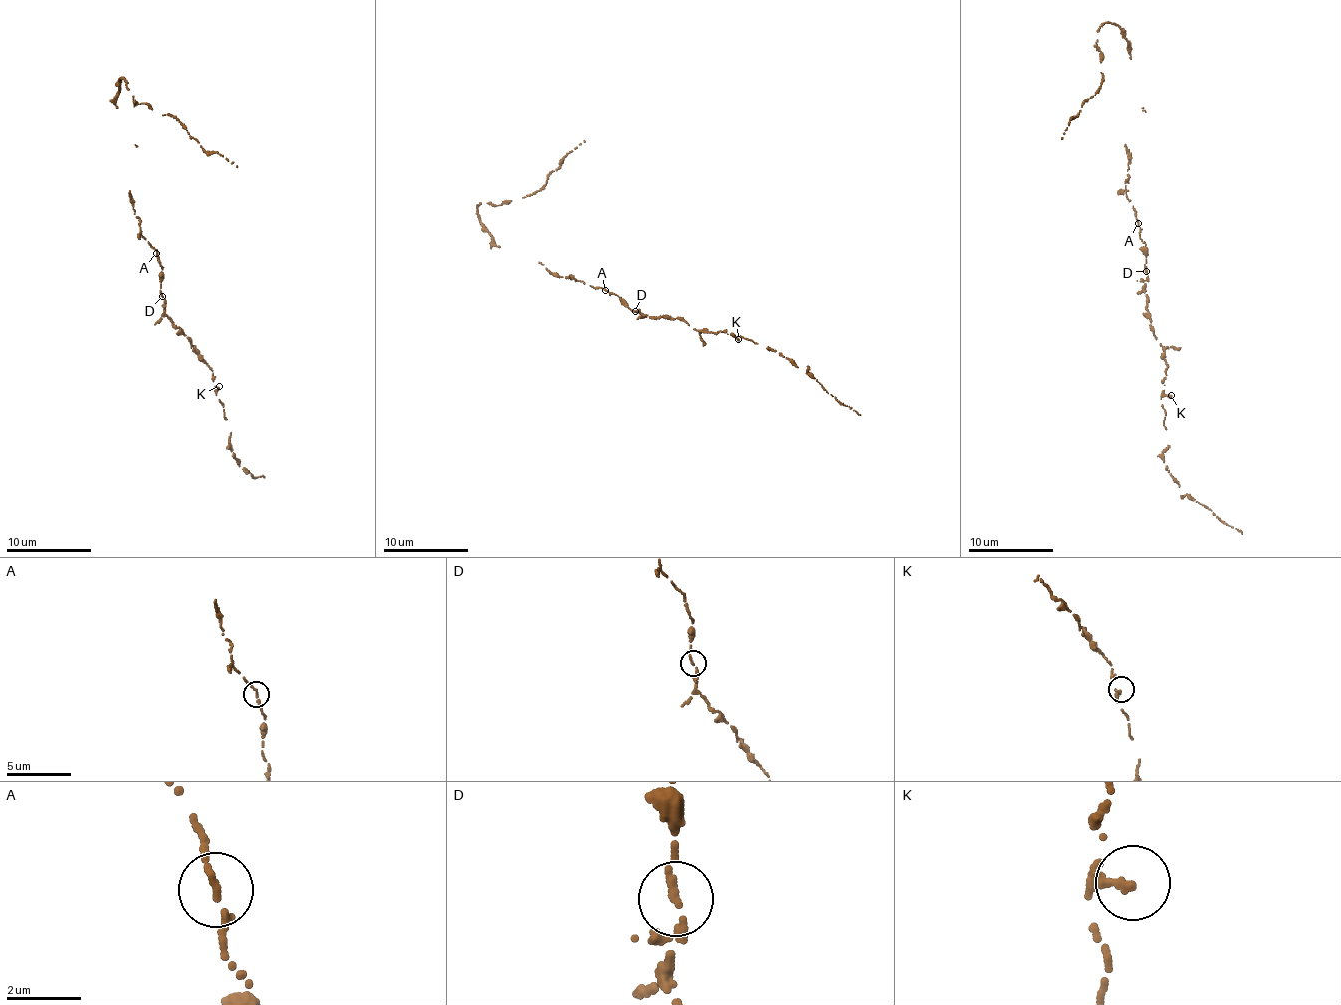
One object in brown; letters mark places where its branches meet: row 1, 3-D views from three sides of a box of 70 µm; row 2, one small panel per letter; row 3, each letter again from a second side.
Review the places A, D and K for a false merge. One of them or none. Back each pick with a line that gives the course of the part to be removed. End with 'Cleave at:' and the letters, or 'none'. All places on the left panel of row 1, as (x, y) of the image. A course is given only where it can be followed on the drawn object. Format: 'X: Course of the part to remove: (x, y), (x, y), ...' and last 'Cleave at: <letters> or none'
Cleave at: none

